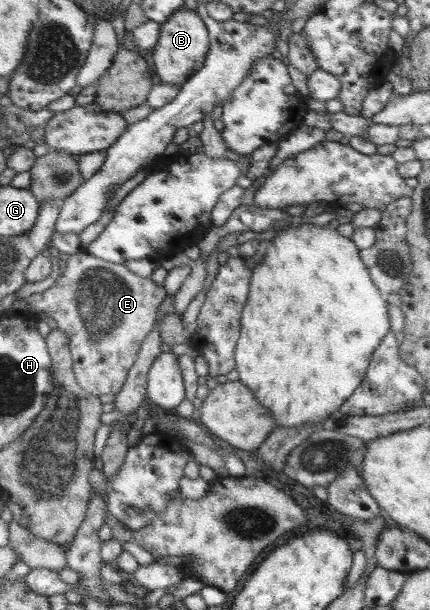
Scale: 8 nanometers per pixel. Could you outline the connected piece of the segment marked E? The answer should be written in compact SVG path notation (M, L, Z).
M81 249L77 253L70 254L66 260L66 268L50 288L42 293L29 295L26 303L30 309L29 313L36 314L38 311L44 311L57 321L57 329L60 329L69 339L72 369L78 385L84 391L100 396L106 393L117 394L122 389L129 369L136 361L142 341L154 329L158 307L166 297L168 297L167 291L151 278L134 274L124 264L96 259L94 255Z

